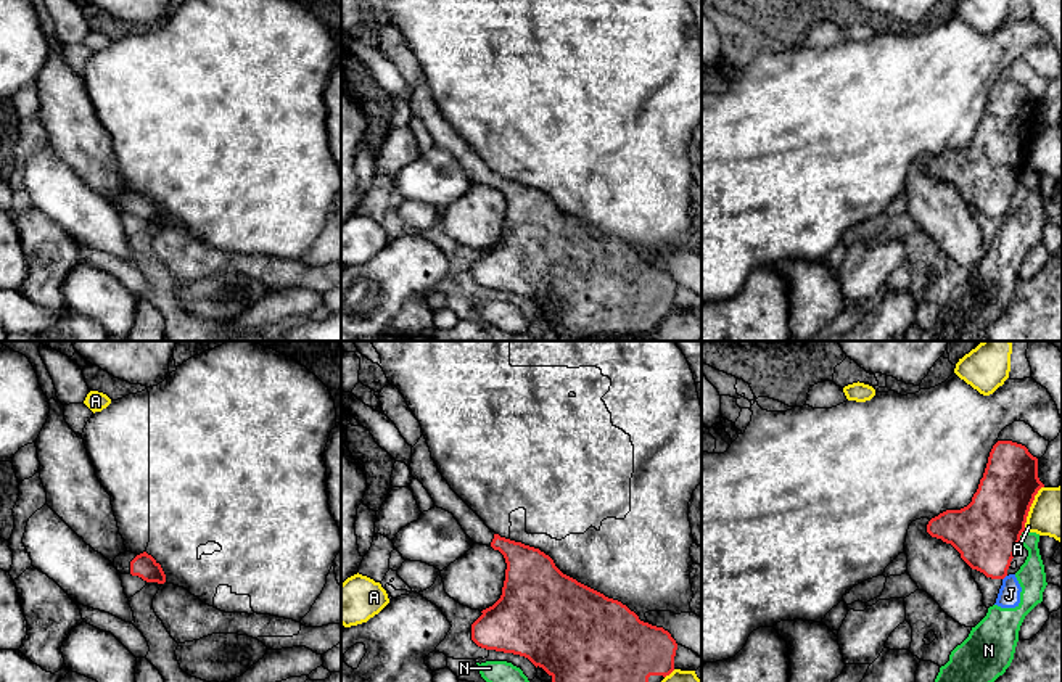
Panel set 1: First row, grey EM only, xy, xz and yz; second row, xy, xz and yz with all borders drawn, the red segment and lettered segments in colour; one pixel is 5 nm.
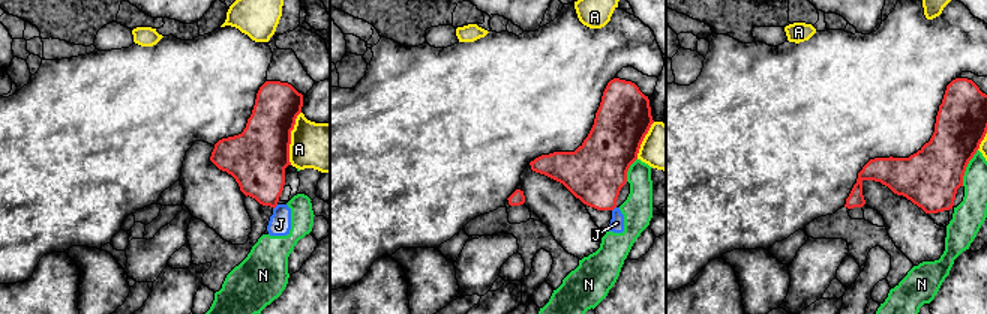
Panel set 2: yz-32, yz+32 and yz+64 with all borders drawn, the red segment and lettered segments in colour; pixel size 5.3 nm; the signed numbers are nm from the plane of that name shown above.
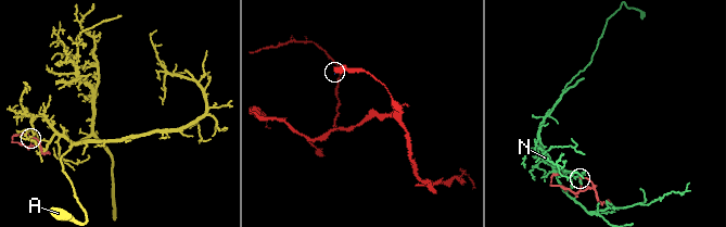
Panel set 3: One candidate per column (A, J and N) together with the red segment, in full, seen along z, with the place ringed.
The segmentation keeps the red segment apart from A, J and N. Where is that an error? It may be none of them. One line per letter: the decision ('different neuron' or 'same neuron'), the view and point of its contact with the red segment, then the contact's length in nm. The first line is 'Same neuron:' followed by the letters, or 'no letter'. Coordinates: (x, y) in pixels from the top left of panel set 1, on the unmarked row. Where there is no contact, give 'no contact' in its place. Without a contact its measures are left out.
Same neuron: no letter
A: different neuron; meets red in yz at (1029, 148); contact 240 nm long
J: different neuron; meets red in yz at (1004, 216); contact 40 nm long
N: different neuron; meets red in yz at (1020, 174); contact 70 nm long

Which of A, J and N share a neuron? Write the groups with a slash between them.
A / J N

